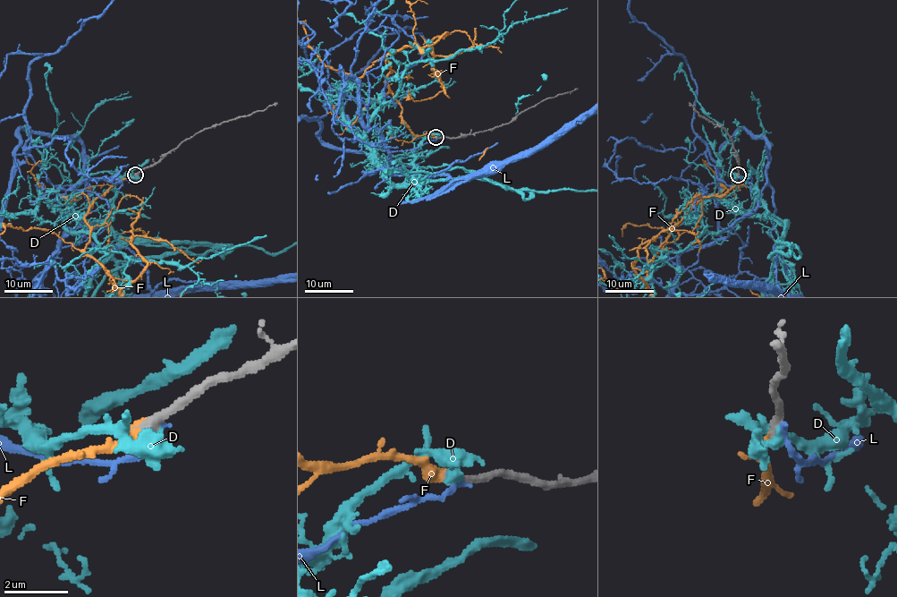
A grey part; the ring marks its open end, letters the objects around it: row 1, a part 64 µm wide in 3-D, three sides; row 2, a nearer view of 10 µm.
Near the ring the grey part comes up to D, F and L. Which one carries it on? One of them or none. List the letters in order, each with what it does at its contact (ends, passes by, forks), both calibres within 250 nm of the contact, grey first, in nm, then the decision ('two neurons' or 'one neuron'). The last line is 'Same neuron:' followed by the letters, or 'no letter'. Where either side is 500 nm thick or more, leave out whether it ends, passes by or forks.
D: it forks | 360/220 nm | two neurons
F: it ends | 340/400 nm | one neuron
L: it ends | 360/190 nm | two neurons
Same neuron: F

